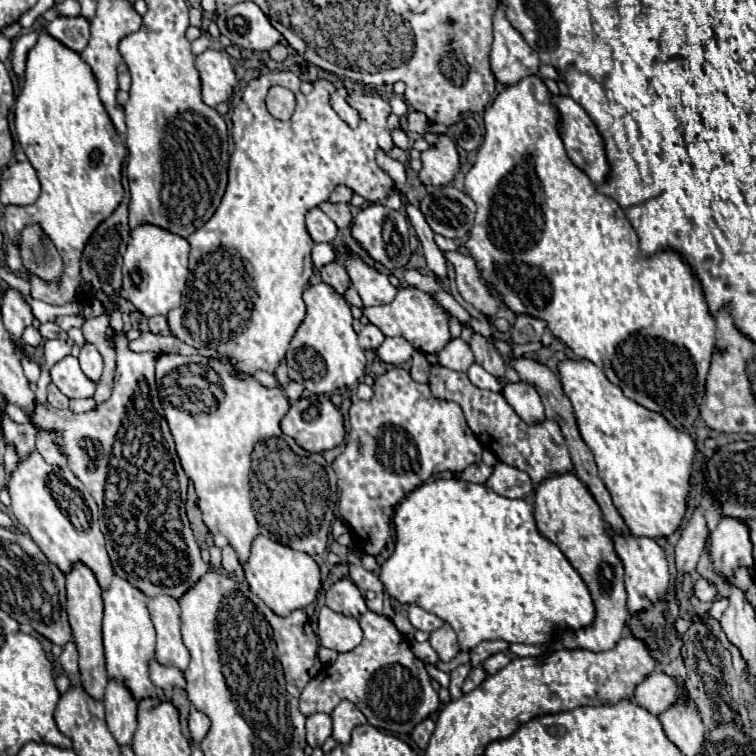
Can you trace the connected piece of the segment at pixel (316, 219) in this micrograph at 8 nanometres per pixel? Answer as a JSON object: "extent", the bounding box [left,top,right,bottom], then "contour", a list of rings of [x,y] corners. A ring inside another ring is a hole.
{"extent":[306,207,338,243],"contour":[[[318,207],[306,213],[306,229],[316,243],[332,243],[338,233],[338,227],[334,225],[334,221],[326,217]]]}

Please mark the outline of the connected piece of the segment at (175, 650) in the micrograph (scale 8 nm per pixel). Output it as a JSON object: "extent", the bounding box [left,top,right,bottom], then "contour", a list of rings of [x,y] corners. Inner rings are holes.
{"extent":[148,595,190,669],"contour":[[[168,595],[148,599],[148,611],[156,627],[156,661],[186,669],[190,655],[180,637],[180,605]]]}

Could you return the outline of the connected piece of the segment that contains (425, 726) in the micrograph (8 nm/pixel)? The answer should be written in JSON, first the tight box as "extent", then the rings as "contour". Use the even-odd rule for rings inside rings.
{"extent":[412,719,436,749],"contour":[[[424,719],[420,725],[414,727],[414,731],[412,731],[412,739],[414,739],[414,743],[416,743],[420,749],[426,749],[428,739],[430,739],[434,727],[436,727],[436,725],[434,725],[432,719]]]}

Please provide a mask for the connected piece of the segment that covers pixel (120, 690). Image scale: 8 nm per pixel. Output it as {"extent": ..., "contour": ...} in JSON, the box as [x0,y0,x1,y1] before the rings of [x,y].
{"extent":[106,681,136,745],"contour":[[[108,681],[106,695],[106,723],[110,733],[120,745],[132,745],[132,737],[136,731],[136,701],[132,693],[118,681]]]}

